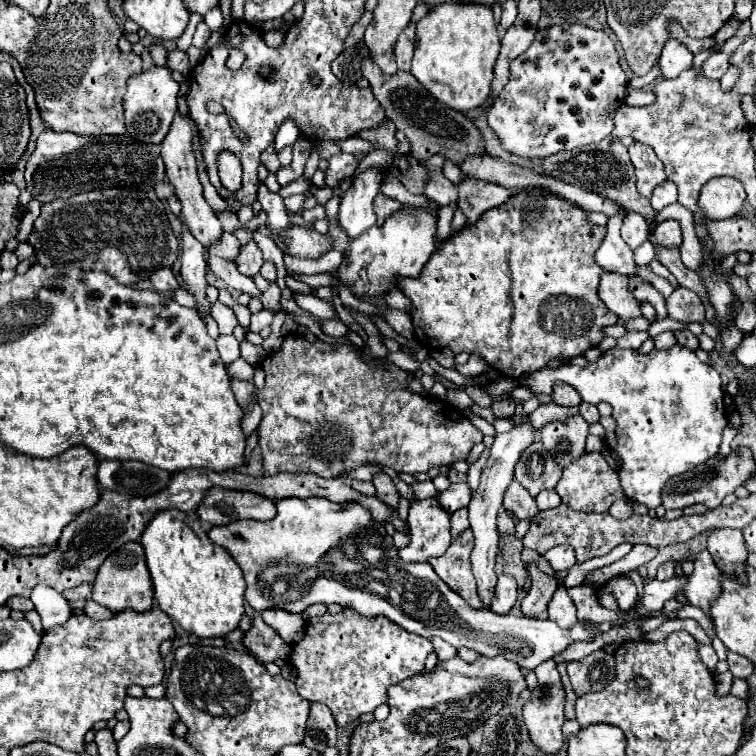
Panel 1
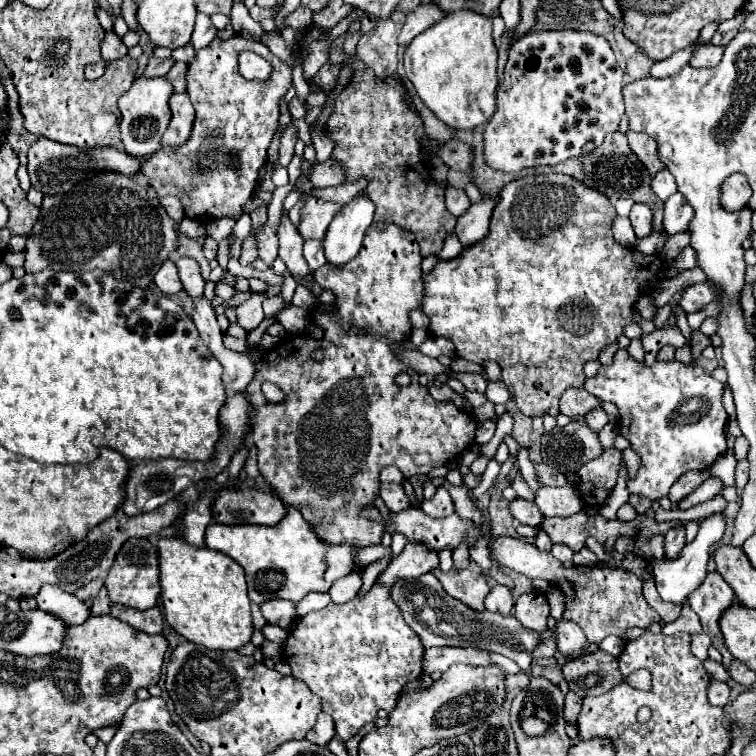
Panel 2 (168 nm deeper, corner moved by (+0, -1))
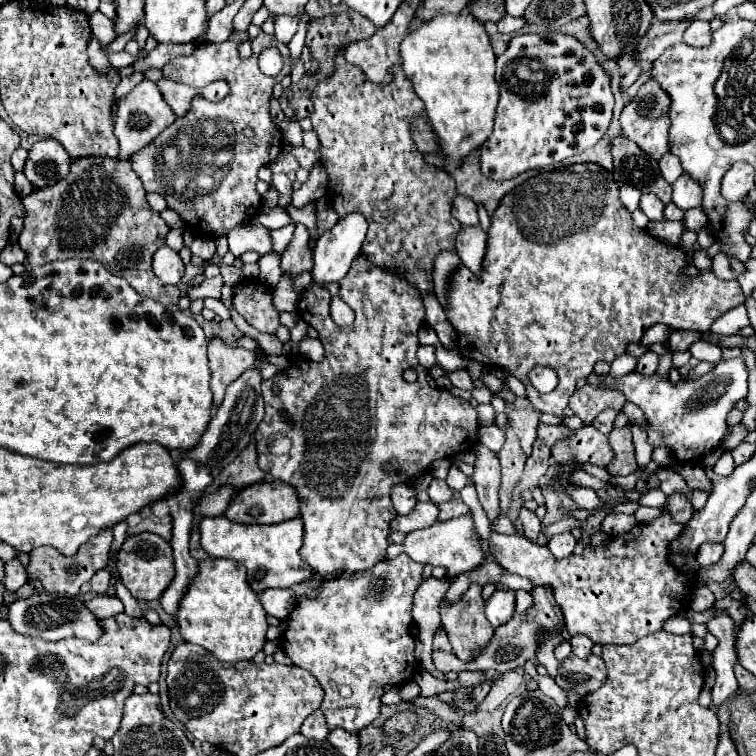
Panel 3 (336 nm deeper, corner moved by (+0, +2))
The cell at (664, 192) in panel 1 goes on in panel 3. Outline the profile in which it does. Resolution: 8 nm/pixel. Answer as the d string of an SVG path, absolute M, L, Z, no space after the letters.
M664 154L664 158L660 160L660 172L664 176L664 180L668 184L674 184L678 180L678 176L682 174L682 166L680 166L680 160L674 156L674 154Z

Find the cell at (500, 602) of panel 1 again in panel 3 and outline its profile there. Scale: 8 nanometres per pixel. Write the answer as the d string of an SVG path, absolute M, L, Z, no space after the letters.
M496 590L486 600L486 618L494 628L502 626L514 616L514 592L512 590Z

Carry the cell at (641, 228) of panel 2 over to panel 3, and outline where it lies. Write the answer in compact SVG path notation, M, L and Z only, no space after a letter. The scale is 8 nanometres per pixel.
M642 194L642 198L640 198L640 210L648 216L650 222L658 222L662 218L664 204L654 194Z

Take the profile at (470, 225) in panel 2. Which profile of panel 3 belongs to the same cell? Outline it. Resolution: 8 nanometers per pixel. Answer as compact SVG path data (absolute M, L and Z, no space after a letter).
M462 226L456 238L456 252L460 260L474 272L480 272L480 264L486 252L486 232L482 226Z

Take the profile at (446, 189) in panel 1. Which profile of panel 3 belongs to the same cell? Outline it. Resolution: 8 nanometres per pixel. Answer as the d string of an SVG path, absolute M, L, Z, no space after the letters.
M458 194L452 200L452 216L456 220L460 220L464 226L474 226L478 224L478 214L476 214L476 204L468 202L468 198L464 198L462 194Z

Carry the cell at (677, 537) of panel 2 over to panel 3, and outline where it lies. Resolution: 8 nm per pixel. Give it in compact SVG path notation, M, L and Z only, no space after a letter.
M672 494L672 496L668 496L668 504L666 504L666 506L668 506L668 510L670 510L672 520L676 520L676 522L682 524L682 526L686 526L688 520L692 518L692 514L694 514L692 504L690 504L688 498L682 496L682 494Z

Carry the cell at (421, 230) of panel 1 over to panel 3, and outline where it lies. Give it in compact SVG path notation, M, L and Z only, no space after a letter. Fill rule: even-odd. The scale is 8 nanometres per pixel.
M360 254L356 258L356 262L352 262L346 278L340 282L340 292L338 294L340 294L342 302L346 302L356 312L356 320L348 328L340 328L332 322L330 310L328 310L330 308L330 292L326 288L312 284L308 290L304 290L300 294L298 312L300 312L302 320L306 324L314 326L314 330L318 332L318 340L324 344L326 356L324 356L322 362L310 362L310 360L304 360L304 356L300 356L300 354L288 354L288 366L280 374L276 374L276 378L262 380L262 398L264 398L264 404L266 404L266 414L264 414L264 420L258 424L258 432L254 432L254 436L258 434L258 466L260 466L260 470L264 470L272 476L272 460L274 460L274 480L286 482L288 486L292 486L296 490L296 496L300 500L300 514L302 514L302 522L304 522L304 546L302 546L300 554L302 554L304 562L310 568L316 570L314 578L330 574L334 570L350 570L350 572L368 570L376 562L380 562L386 554L390 522L396 516L396 510L392 508L392 500L390 500L390 488L394 484L408 482L410 476L426 474L434 460L454 458L458 452L470 452L478 444L478 416L476 416L476 410L466 400L452 396L448 390L432 388L426 380L428 370L424 366L420 366L418 360L416 360L416 348L418 348L418 336L416 334L418 334L418 328L424 324L424 318L426 318L424 304L422 304L422 298L420 298L420 292L416 290L416 286L404 282L404 278L400 278L400 274L388 274L388 270L380 270L380 266L372 266L368 262L368 258L364 258L364 254ZM406 368L414 368L418 372L418 380L414 384L410 384L402 378ZM272 386L280 388L280 396L272 394ZM276 438L290 438L292 440L290 450L286 450L284 454L272 454L272 442L276 442Z

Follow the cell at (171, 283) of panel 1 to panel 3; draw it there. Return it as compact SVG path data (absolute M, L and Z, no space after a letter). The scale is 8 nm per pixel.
M160 246L154 254L154 274L162 284L178 284L184 276L184 264L178 252L168 246Z

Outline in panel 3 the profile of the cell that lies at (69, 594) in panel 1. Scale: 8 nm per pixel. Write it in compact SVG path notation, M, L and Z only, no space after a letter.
M100 570L92 576L92 580L84 586L86 592L98 592L98 594L104 594L106 588L108 588L108 582L110 582L110 574L108 570Z

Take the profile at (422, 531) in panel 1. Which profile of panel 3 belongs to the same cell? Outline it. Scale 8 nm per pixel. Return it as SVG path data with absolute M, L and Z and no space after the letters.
M396 556L394 560L378 562L372 570L356 574L344 572L340 578L326 582L316 600L302 598L292 610L292 624L284 632L282 650L294 666L312 672L322 686L324 700L320 710L324 712L330 730L344 728L350 734L358 734L380 714L380 696L384 686L400 686L414 678L418 660L414 658L414 638L410 634L410 626L414 592L424 582L422 570L424 566L412 562L408 556Z

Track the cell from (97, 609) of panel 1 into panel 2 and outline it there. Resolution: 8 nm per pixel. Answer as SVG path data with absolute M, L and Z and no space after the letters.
M114 603L110 609L110 615L132 625L134 629L142 629L148 633L162 633L162 613L158 607L152 607L148 611L138 611L138 609L130 609L126 605Z

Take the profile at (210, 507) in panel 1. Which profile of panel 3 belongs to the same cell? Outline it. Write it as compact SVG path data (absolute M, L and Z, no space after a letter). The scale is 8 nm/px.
M264 480L242 488L224 512L230 520L242 524L278 524L298 514L298 496L294 488L278 480Z

